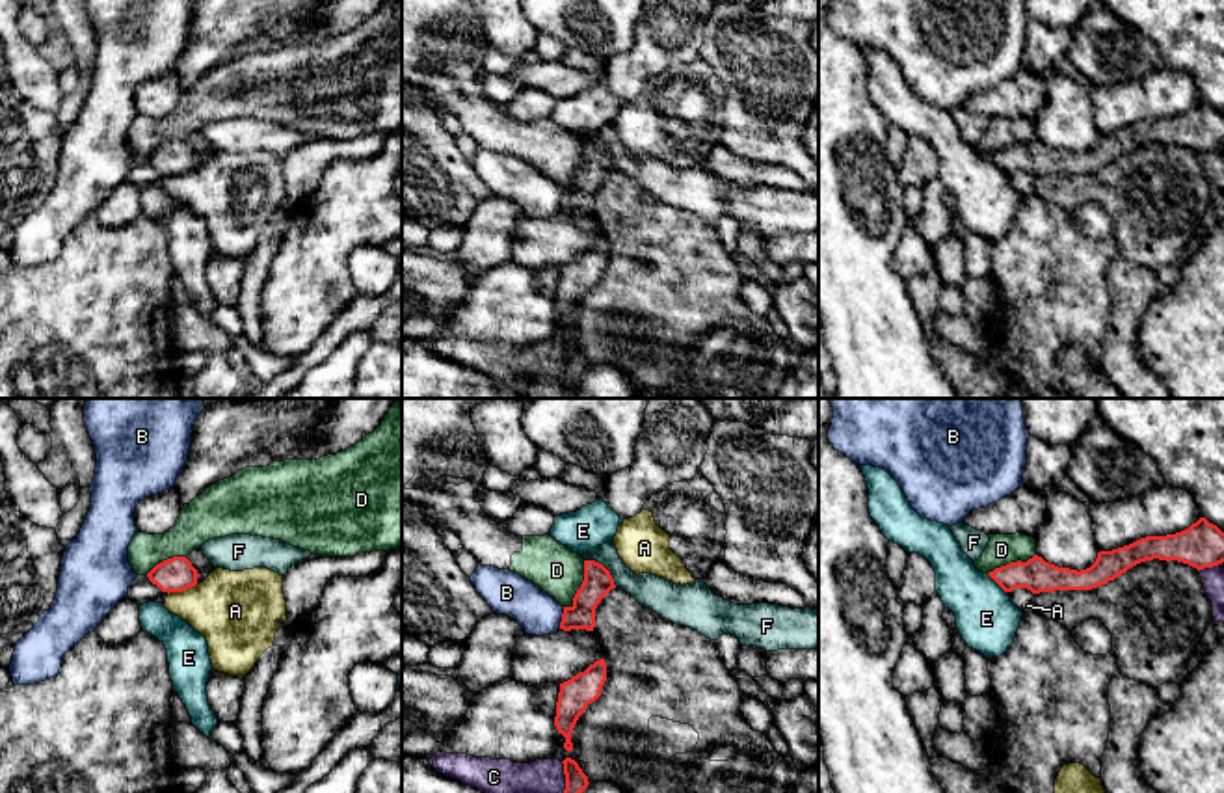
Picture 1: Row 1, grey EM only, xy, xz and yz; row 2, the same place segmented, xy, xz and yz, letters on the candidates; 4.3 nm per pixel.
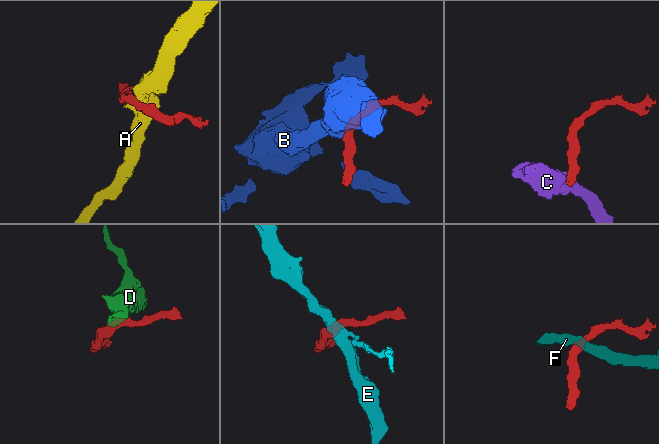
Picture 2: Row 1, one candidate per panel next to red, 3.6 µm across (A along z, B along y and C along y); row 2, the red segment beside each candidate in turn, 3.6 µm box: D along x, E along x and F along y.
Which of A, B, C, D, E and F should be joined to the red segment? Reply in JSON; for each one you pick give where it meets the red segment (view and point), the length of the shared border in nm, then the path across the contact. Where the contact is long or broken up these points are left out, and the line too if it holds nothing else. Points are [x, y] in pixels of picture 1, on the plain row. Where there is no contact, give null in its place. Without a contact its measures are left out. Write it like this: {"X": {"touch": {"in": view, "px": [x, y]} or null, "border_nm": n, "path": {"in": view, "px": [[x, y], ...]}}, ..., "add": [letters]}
{"add": []}

